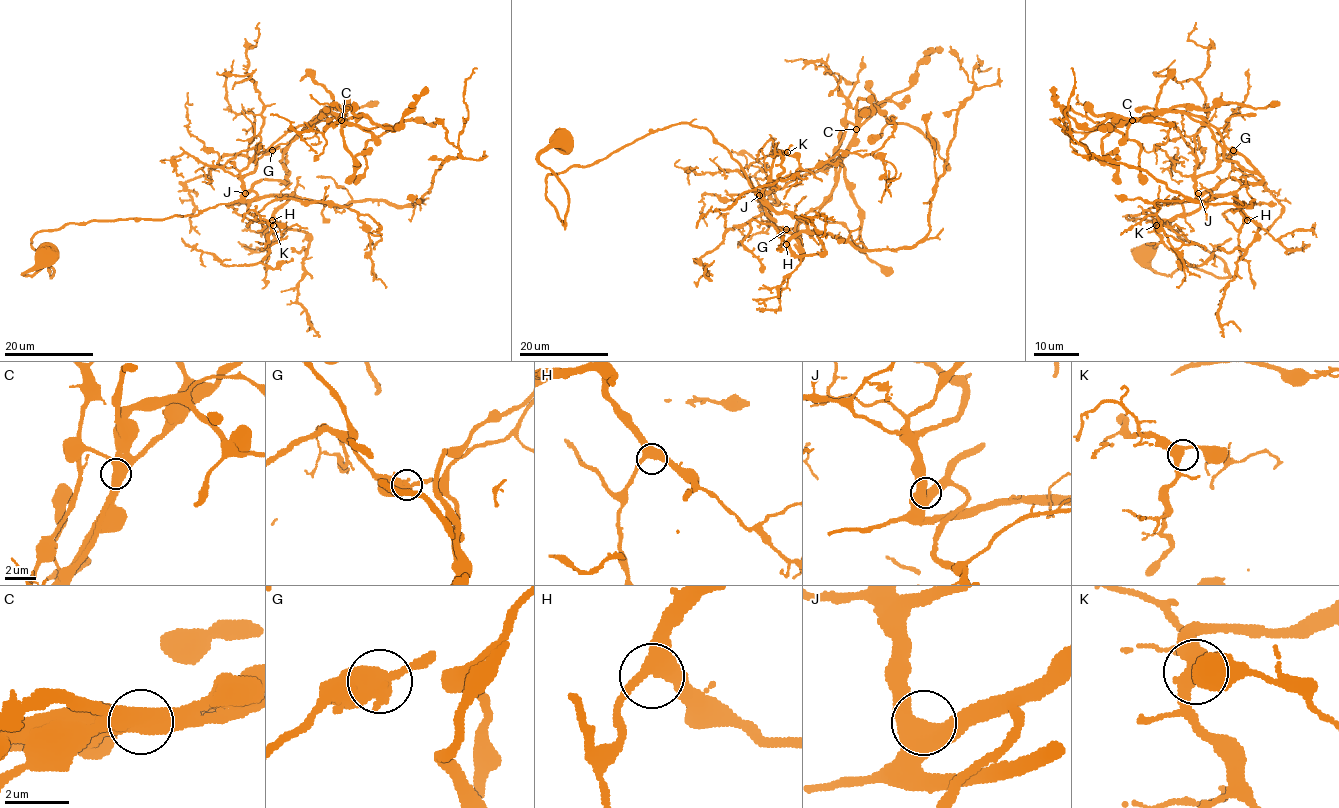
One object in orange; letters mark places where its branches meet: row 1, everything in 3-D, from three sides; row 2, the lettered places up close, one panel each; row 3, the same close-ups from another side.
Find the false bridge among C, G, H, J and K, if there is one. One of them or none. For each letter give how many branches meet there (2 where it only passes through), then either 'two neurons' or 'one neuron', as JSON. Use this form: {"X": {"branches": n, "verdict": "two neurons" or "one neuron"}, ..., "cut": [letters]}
{"C": {"branches": 3, "verdict": "two neurons"}, "G": {"branches": 3, "verdict": "one neuron"}, "H": {"branches": 3, "verdict": "one neuron"}, "J": {"branches": 3, "verdict": "one neuron"}, "K": {"branches": 3, "verdict": "one neuron"}, "cut": ["C"]}

